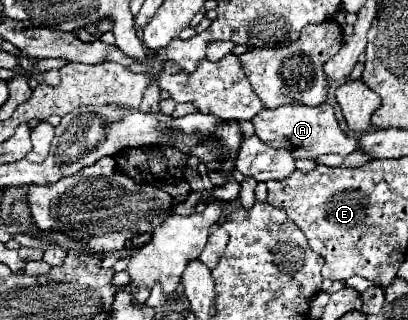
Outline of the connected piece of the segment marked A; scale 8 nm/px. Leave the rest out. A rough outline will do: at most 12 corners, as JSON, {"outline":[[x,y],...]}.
{"outline":[[284,105],[252,119],[256,135],[296,159],[350,155],[332,105]]}

